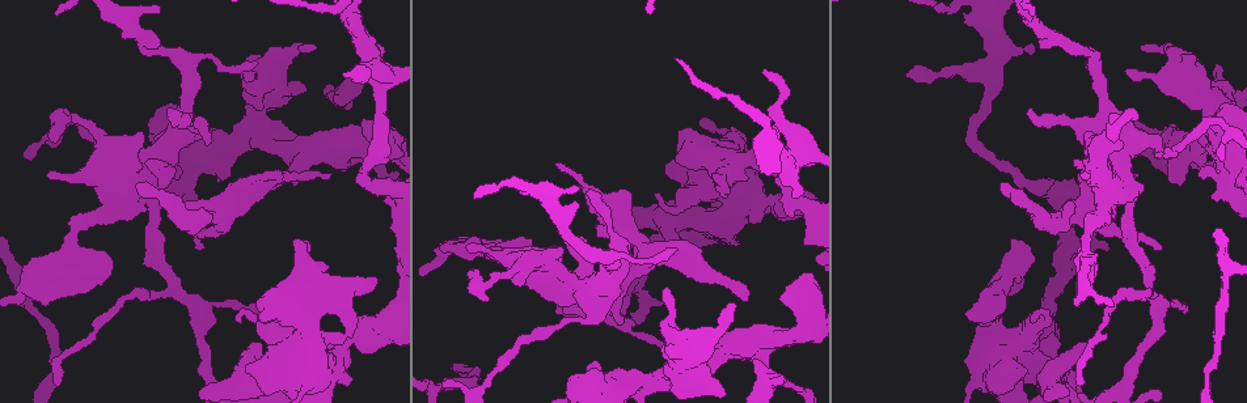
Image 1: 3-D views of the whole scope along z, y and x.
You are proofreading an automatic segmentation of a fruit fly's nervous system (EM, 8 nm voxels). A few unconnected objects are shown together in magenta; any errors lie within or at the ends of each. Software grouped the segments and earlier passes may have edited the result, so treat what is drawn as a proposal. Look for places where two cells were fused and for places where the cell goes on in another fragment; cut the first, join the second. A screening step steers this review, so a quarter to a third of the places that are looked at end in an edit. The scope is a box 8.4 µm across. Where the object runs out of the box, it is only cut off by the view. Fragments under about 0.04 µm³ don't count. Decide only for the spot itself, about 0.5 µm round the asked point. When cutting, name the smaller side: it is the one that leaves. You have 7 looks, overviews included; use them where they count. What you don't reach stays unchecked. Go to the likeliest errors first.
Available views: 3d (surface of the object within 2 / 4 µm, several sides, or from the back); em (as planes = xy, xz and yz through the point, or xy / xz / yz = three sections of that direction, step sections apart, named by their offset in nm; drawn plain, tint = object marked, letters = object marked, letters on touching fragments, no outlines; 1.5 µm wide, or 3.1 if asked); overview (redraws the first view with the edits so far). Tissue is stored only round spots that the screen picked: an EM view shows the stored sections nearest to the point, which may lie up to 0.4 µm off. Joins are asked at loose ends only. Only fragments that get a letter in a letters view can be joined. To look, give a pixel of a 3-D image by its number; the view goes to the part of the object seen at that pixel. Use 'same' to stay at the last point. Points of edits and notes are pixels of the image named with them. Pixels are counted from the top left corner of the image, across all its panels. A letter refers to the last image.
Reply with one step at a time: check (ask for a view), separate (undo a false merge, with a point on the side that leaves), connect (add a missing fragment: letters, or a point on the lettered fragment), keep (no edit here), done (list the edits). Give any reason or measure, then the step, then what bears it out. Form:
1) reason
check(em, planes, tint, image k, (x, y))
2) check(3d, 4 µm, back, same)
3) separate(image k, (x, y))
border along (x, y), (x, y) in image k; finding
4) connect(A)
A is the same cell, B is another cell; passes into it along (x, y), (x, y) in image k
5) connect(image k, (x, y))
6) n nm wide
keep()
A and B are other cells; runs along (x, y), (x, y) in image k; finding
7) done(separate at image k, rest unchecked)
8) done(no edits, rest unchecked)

check(3d, 2 µm, image 1, (55, 384))

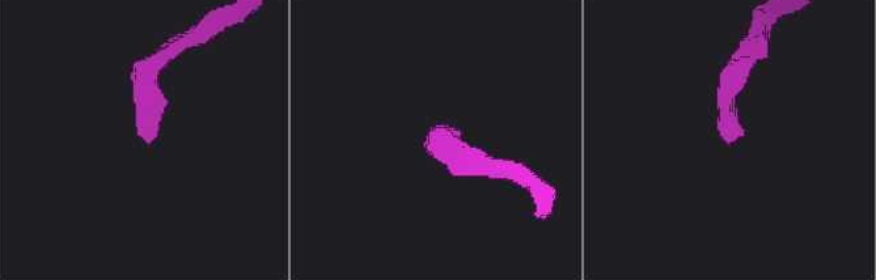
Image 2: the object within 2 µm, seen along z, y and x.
check(em, xy, step 8, tint, image 2, (737, 133))

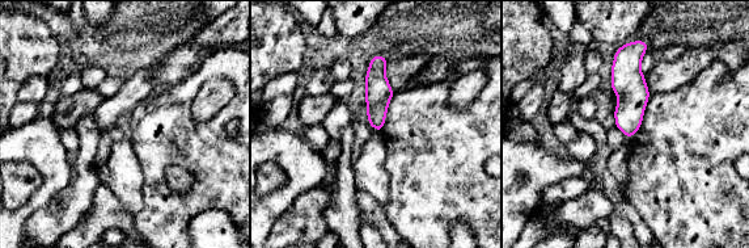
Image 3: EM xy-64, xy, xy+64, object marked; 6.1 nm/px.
another direction
check(em, planes, letters, same)

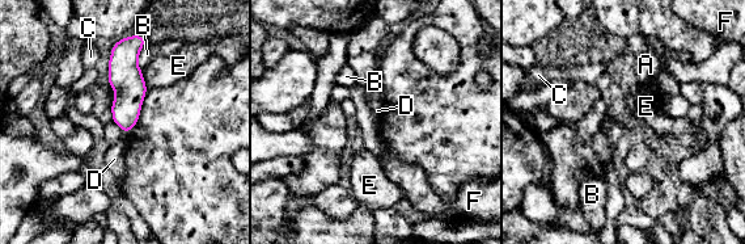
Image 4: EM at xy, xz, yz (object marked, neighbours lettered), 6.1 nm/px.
keep()
A, B, C, D, E and F are other cells; runs along (127, 42), (126, 127) in image 4; no lettered fragment goes on from it

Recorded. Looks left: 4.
branch stops here
check(3d, 4 µm, image 1, (747, 297))

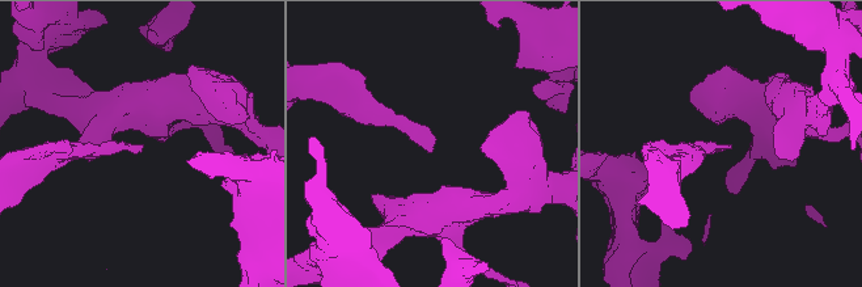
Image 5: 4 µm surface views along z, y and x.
now the EM
check(em, planes, tint, image 5, (433, 149))

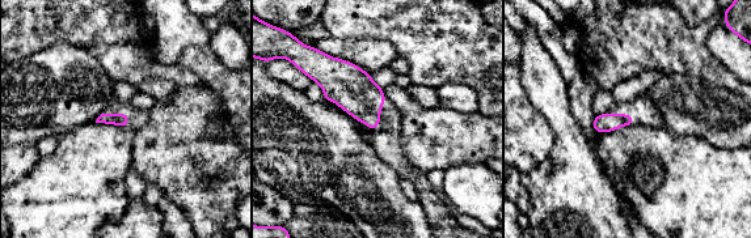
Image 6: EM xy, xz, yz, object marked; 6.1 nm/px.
check(em, planes, letters, same)

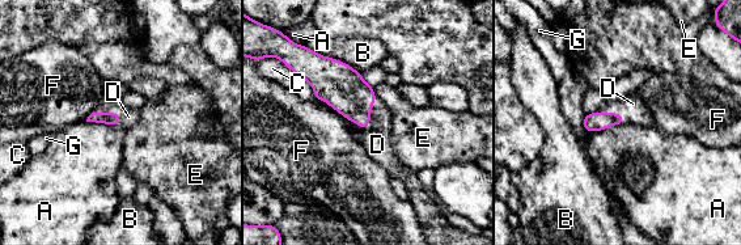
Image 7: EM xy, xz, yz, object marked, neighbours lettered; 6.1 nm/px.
connect(D)
D is the same cell, A, B, C, E, F and G are other cells; passes into it along (109, 118), (111, 113), (128, 117) in image 7; it goes on there

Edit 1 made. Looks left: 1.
done(connect at image 7, rest unchecked)

